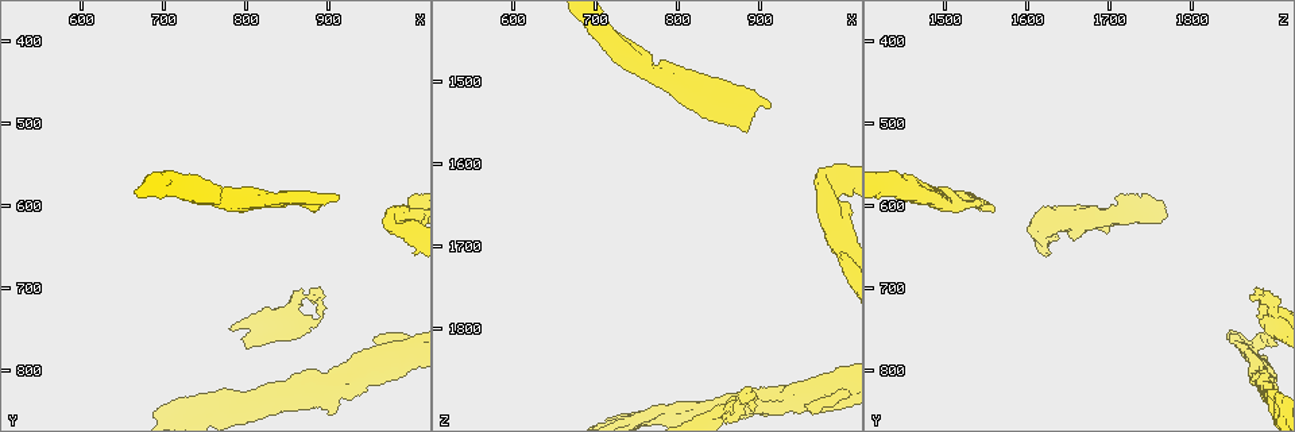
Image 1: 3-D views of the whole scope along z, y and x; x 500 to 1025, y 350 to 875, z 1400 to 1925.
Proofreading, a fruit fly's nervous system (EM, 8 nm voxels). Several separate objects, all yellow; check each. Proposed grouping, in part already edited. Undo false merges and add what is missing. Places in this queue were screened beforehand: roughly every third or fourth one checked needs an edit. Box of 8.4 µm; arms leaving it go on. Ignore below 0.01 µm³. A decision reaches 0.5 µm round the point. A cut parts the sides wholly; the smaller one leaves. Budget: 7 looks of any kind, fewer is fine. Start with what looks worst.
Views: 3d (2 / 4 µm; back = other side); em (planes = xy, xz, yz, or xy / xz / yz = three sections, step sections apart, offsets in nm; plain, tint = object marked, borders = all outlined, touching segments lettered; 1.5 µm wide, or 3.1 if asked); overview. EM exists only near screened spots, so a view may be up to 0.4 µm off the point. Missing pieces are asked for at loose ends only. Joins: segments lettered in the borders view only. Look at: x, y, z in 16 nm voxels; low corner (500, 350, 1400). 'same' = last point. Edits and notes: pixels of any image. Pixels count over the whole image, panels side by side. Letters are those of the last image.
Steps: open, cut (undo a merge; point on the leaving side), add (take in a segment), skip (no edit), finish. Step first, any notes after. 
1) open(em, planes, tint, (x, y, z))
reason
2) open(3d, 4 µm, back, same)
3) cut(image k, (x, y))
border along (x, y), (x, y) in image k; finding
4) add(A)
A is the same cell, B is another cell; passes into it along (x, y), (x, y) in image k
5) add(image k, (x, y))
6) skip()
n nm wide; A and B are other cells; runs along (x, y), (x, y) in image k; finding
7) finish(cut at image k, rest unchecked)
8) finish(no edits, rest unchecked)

open(3d, 4 µm, (910, 585, 1530))
free end

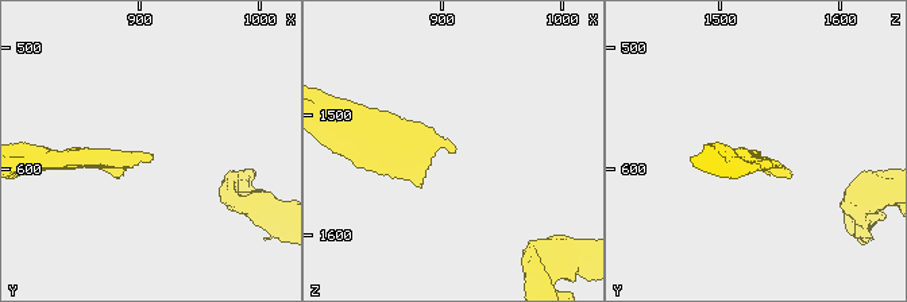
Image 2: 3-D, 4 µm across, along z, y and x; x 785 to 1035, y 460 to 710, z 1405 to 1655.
open(em, planes, borders, (914, 588, 1528))

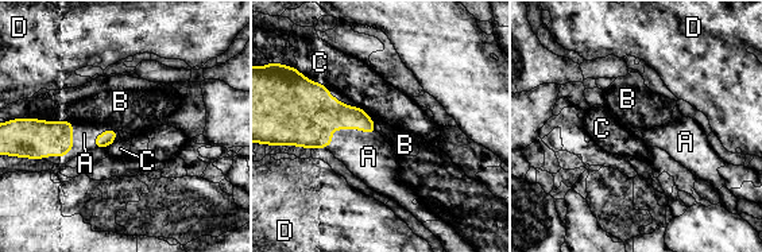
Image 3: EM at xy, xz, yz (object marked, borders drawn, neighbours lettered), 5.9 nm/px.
add(A)
A touches over 300 nm; A is the same cell, B, C and D are other cells; passes into it along (30, 138), (69, 151), (84, 134) in image 3; it goes on there

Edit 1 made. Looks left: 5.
open(3d, 4 µm, (980, 615, 1650))
calibre changes

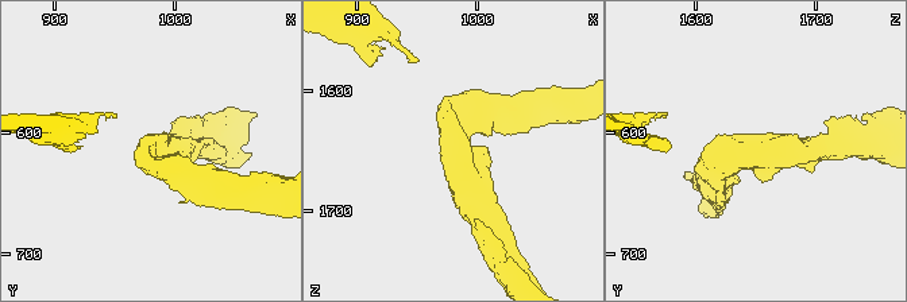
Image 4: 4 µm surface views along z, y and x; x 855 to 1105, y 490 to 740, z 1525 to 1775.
open(em, planes, borders, (982, 618, 1652))
need the tissue

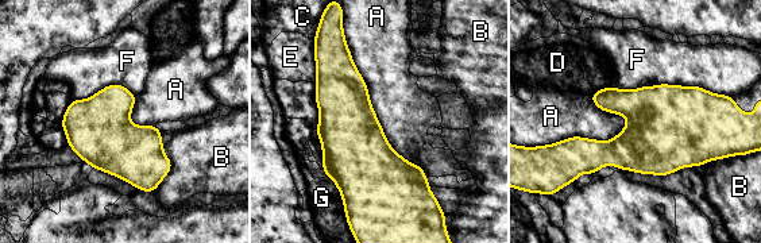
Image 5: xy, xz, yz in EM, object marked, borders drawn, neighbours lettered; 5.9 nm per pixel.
skip()
A, B, C, D, E, F and G are other cells; border along (342, 27), (385, 138), (420, 166) in image 5; one neuron here

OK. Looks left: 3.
open(3d, 2 µm, (990, 780, 1870))
closes a loop

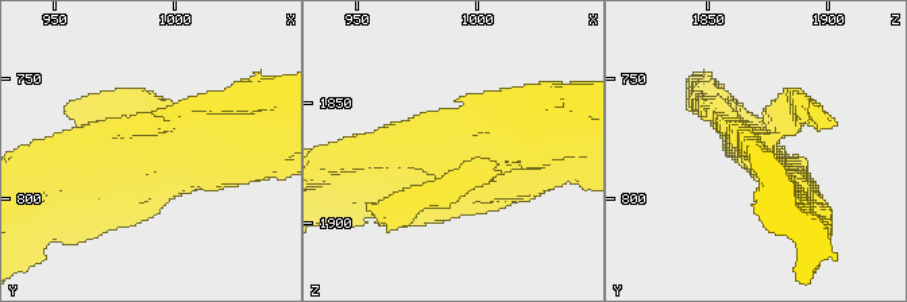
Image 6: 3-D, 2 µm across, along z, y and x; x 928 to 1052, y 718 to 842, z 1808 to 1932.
open(em, planes, tint, (994, 778, 1872))
need the tissue

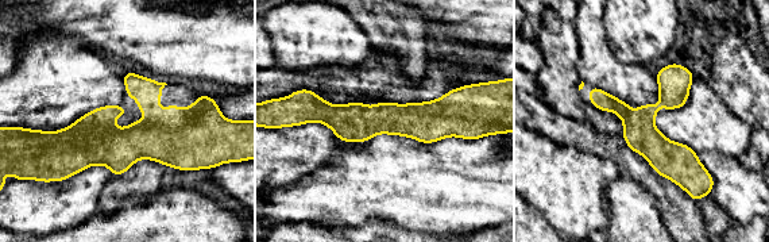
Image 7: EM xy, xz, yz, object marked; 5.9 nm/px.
open(em, planes, borders, same)
what lies round it

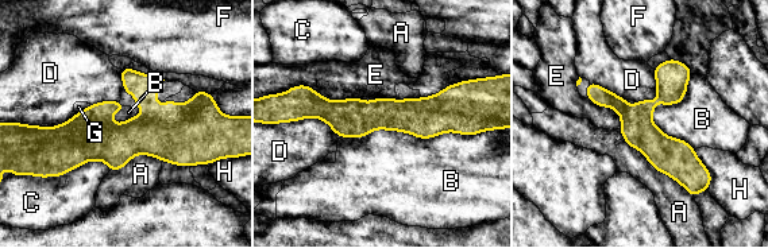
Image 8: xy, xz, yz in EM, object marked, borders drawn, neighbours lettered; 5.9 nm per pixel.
skip()
A, B, C, D, E, F, G and H are other cells; border along (481, 131), (340, 138) in image 8; continuous, no second neuron

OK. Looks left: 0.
finish(add at image 3, rest unchecked)

